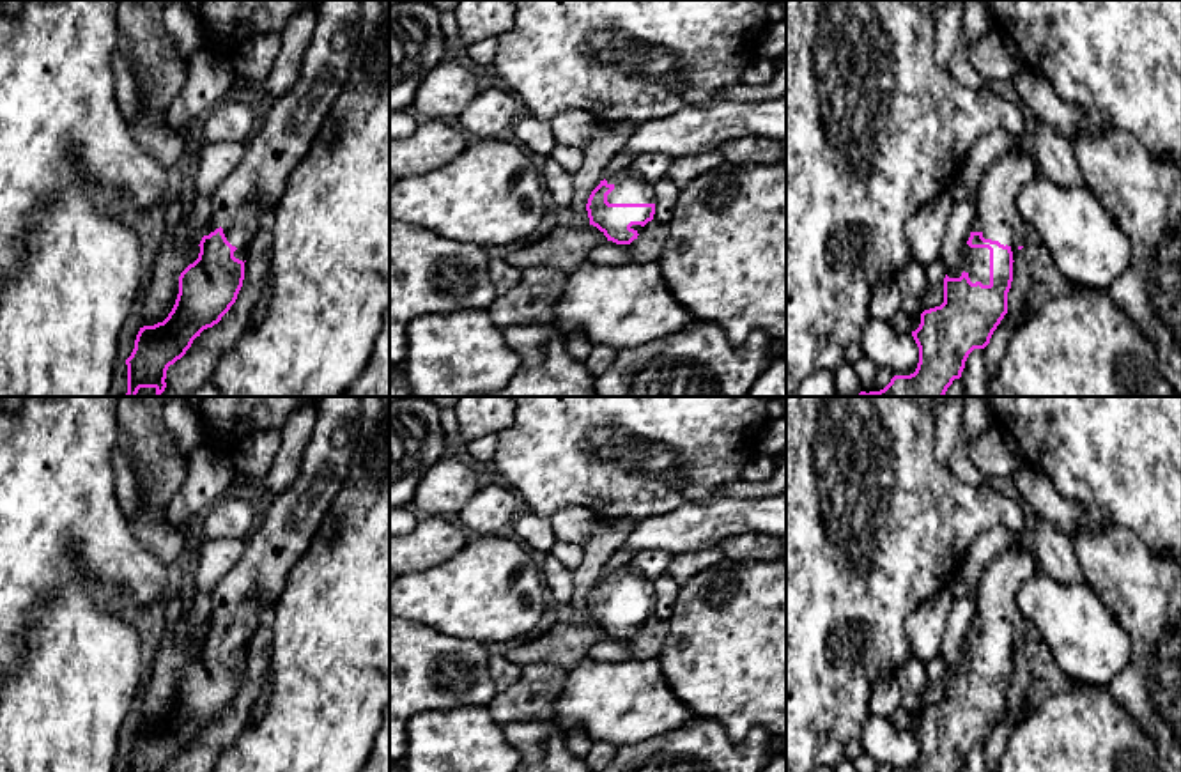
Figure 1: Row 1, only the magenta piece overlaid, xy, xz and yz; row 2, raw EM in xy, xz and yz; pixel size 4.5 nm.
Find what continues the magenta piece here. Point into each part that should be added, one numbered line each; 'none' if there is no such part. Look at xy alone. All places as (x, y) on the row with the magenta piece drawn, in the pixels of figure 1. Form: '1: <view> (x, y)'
1: xy (294, 119)

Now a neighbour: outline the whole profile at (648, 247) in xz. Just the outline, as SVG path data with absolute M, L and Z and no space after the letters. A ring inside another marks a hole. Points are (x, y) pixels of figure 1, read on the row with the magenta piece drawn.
M652 220L645 230L629 244L632 248L632 262L645 264L655 262L664 251L669 235L669 225Z

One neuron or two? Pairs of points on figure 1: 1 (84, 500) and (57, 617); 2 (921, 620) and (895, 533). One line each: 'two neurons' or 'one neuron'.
1: two neurons
2: two neurons

